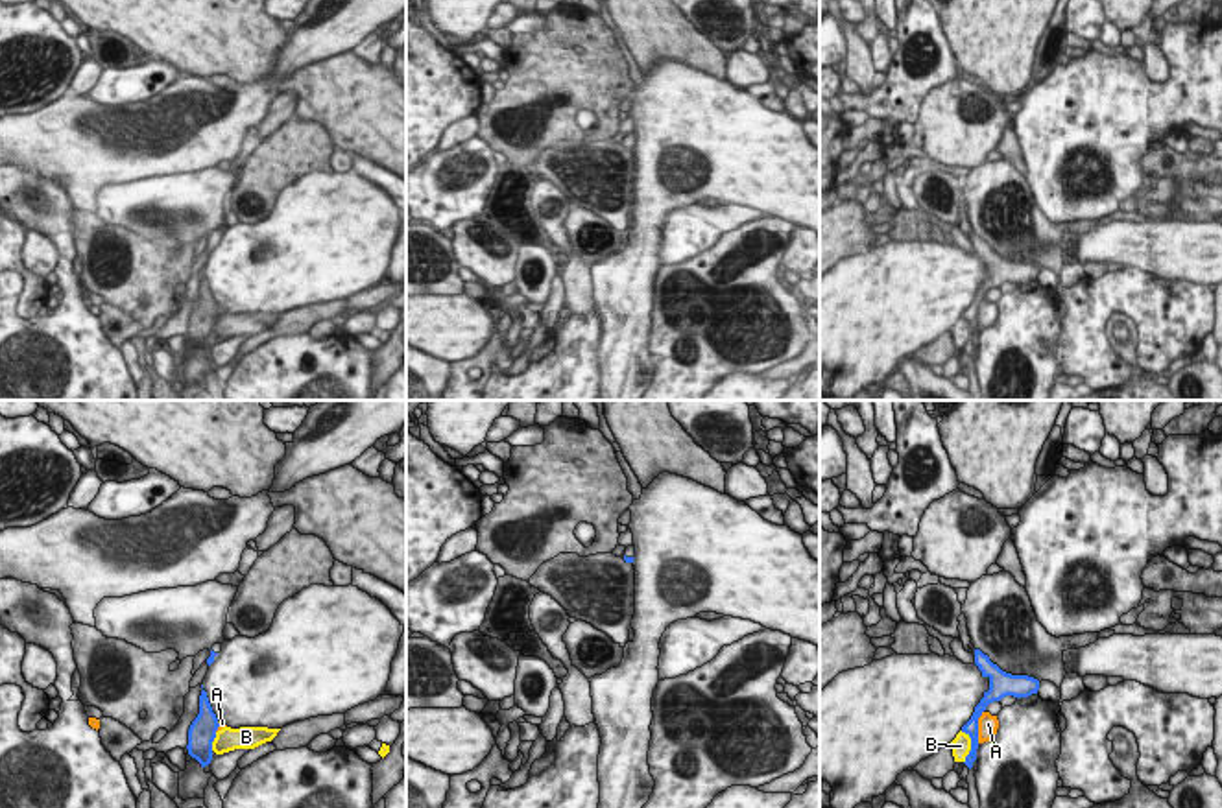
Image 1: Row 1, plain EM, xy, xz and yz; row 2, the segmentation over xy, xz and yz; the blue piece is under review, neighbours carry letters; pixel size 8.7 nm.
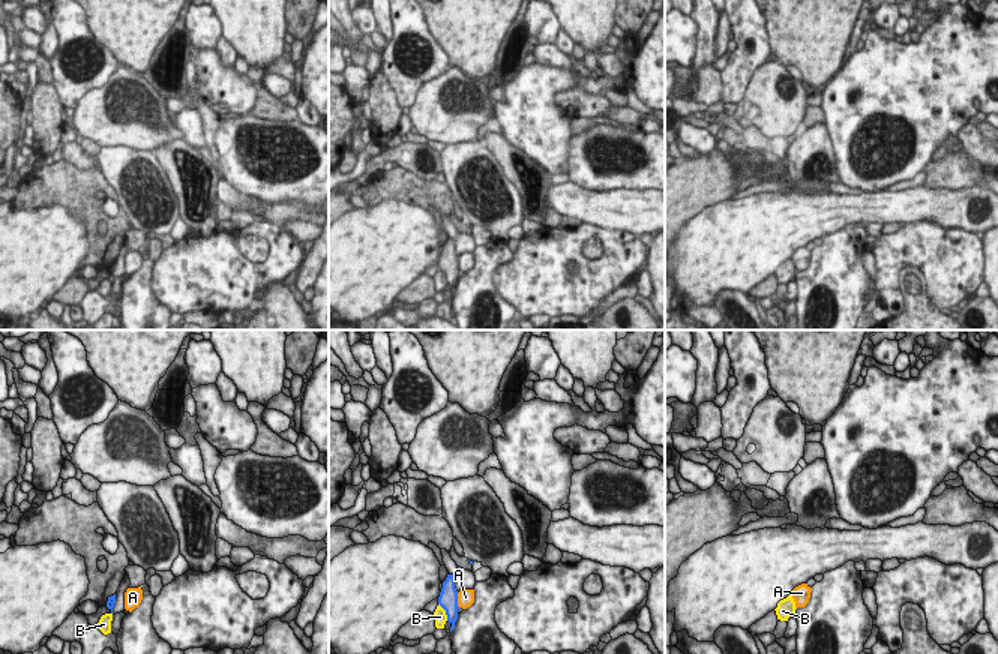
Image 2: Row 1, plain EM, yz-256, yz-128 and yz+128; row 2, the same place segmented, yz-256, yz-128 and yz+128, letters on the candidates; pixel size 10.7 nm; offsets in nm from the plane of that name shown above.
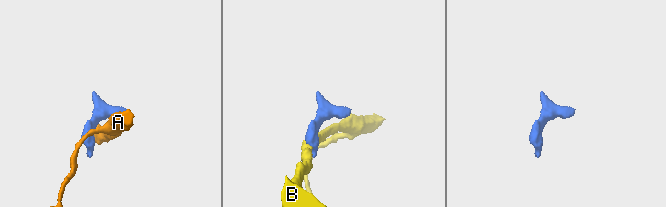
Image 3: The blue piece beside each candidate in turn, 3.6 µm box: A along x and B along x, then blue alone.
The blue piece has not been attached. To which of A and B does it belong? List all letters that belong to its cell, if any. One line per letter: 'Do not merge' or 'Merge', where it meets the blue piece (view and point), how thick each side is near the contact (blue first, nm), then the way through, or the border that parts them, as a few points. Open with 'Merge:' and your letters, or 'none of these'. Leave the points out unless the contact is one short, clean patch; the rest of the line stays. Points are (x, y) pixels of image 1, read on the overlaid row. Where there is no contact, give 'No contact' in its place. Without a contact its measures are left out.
Merge: none of these
A: Do not merge. Touches blue at yz (977, 727). Thickness 130 nm (blue) against 170 nm. Boundary: yz (982, 711), (977, 742)
B: Do not merge. Touches blue at yz (971, 746). Thickness 130 nm (blue) against 170 nm. Boundary: yz (960, 731), (970, 738), (970, 753), (964, 762)

